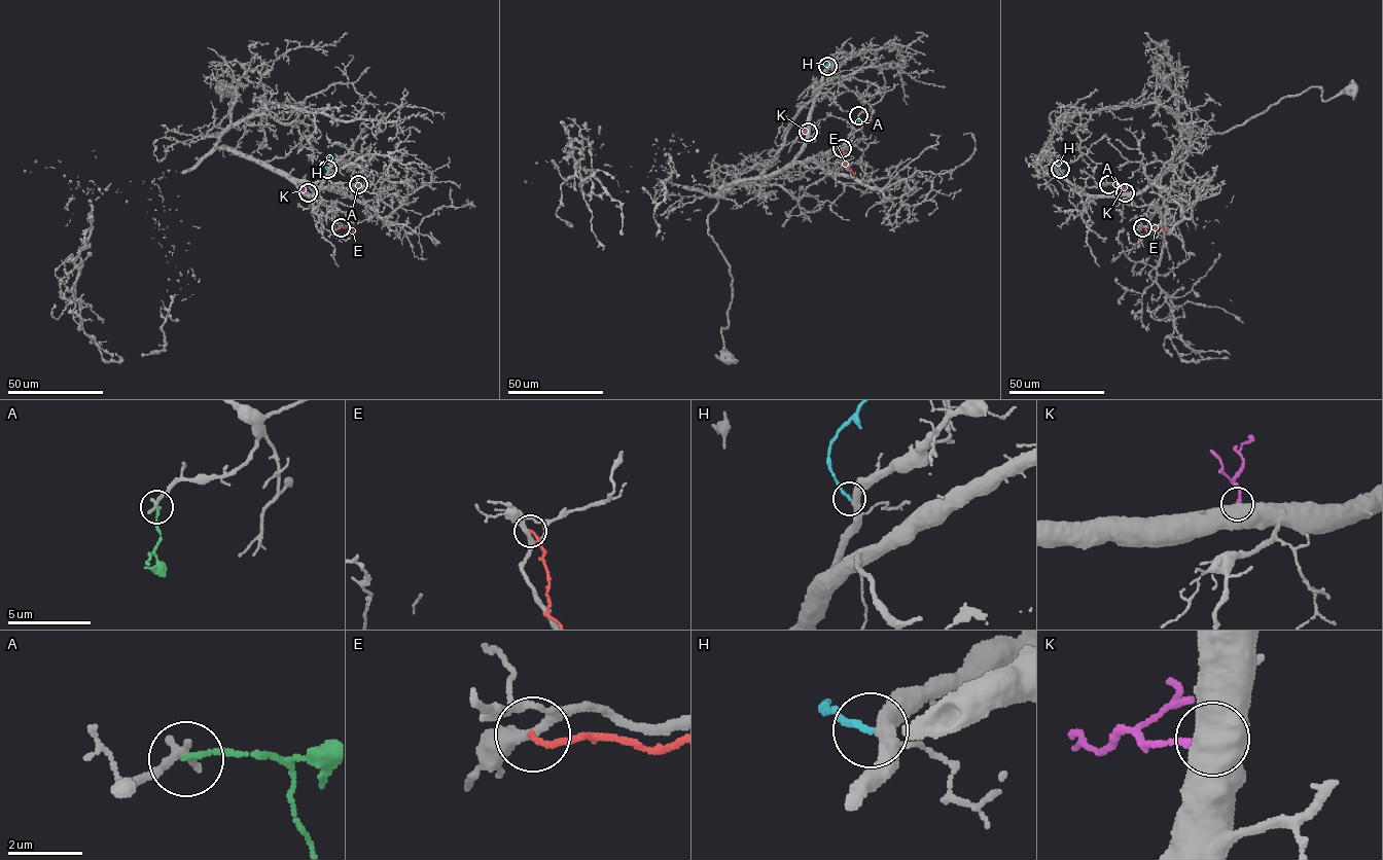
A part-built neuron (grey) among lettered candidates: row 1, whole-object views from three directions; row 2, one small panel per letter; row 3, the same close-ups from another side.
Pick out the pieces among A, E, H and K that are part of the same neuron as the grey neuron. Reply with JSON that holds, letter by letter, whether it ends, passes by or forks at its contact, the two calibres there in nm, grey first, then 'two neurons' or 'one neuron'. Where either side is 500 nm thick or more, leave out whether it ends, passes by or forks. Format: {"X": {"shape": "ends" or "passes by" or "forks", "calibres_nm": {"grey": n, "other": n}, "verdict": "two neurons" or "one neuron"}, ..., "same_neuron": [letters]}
{"A": {"shape": "ends", "calibres_nm": {"grey": 280, "other": 140}, "verdict": "two neurons"}, "E": {"shape": "ends", "calibres_nm": {"grey": 260, "other": 150}, "verdict": "two neurons"}, "H": {"shape": "ends", "calibres_nm": {"grey": 360, "other": 170}, "verdict": "one neuron"}, "K": {"calibres_nm": {"grey": 750, "other": 170}, "verdict": "two neurons"}, "same_neuron": ["H"]}

